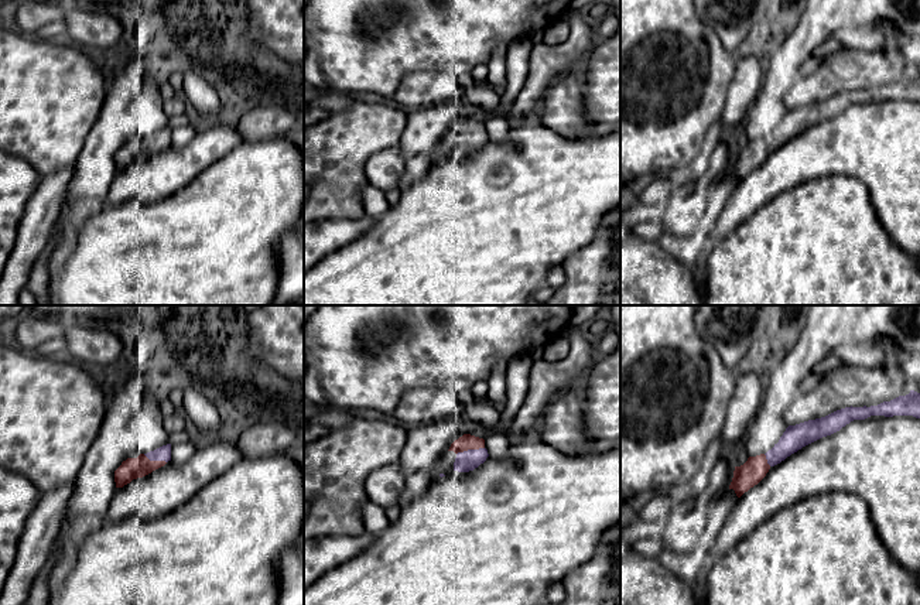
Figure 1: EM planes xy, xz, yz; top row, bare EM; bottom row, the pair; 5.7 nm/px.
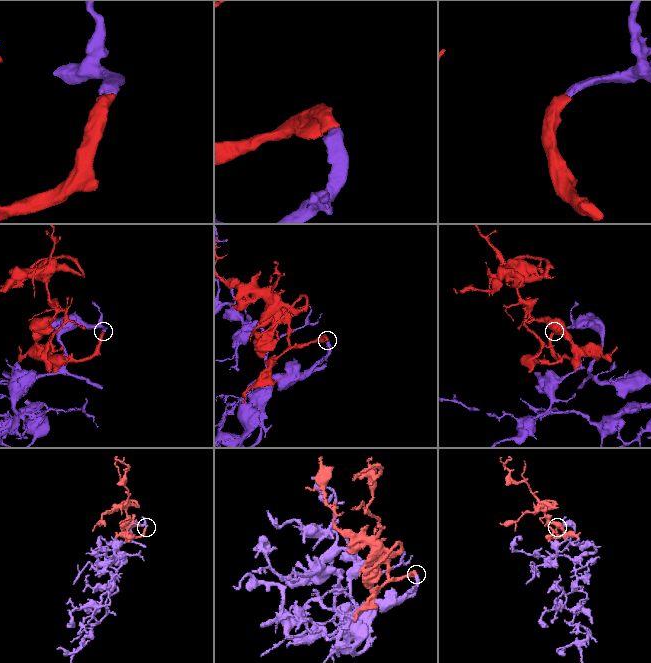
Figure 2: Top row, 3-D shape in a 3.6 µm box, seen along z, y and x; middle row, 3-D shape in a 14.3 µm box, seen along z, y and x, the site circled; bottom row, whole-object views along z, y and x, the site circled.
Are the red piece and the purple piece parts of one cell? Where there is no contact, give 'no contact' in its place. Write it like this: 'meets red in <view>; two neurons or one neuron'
meets red in xz; one neuron

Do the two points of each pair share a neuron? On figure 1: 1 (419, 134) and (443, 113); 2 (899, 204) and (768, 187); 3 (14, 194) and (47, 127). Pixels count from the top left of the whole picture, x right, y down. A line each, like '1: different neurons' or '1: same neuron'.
1: same neuron
2: same neuron
3: different neurons

